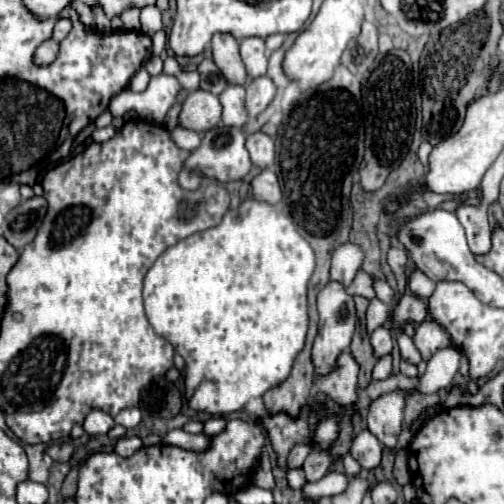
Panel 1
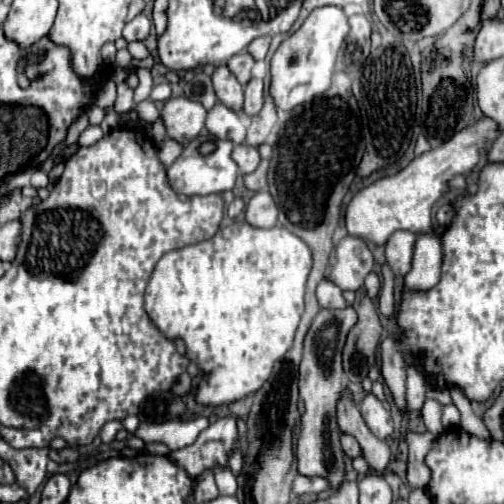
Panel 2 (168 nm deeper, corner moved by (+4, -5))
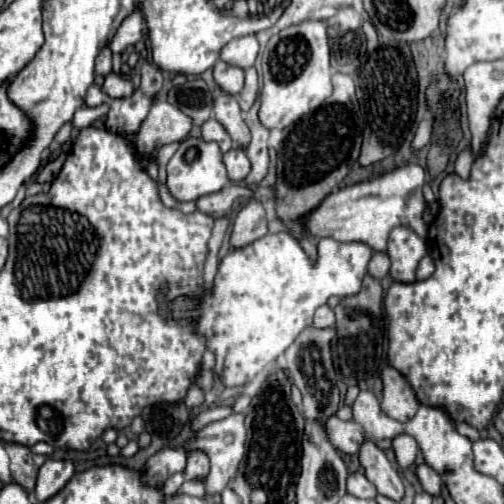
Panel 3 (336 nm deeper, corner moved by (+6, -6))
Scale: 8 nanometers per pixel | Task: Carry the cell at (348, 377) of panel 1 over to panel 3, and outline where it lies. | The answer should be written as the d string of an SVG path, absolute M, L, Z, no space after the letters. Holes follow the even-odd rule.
M368 436L364 438L358 450L358 458L366 470L366 478L378 488L378 494L384 494L396 502L402 500L404 496L402 480L398 472L392 468L392 464L388 462L384 450L378 448L378 444L372 438Z

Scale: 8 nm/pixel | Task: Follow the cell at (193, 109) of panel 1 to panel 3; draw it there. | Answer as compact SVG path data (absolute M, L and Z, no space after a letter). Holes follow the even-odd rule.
M154 98L152 108L140 132L136 134L136 148L142 156L150 156L154 148L170 142L182 142L192 130L192 120L180 108L174 108L164 98Z

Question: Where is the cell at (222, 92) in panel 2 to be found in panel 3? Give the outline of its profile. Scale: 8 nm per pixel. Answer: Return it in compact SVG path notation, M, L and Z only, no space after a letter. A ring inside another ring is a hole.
M220 92L214 98L214 116L218 122L224 124L224 128L230 132L232 140L246 148L246 144L250 142L250 130L248 130L246 122L242 120L242 112L236 102L236 96Z

